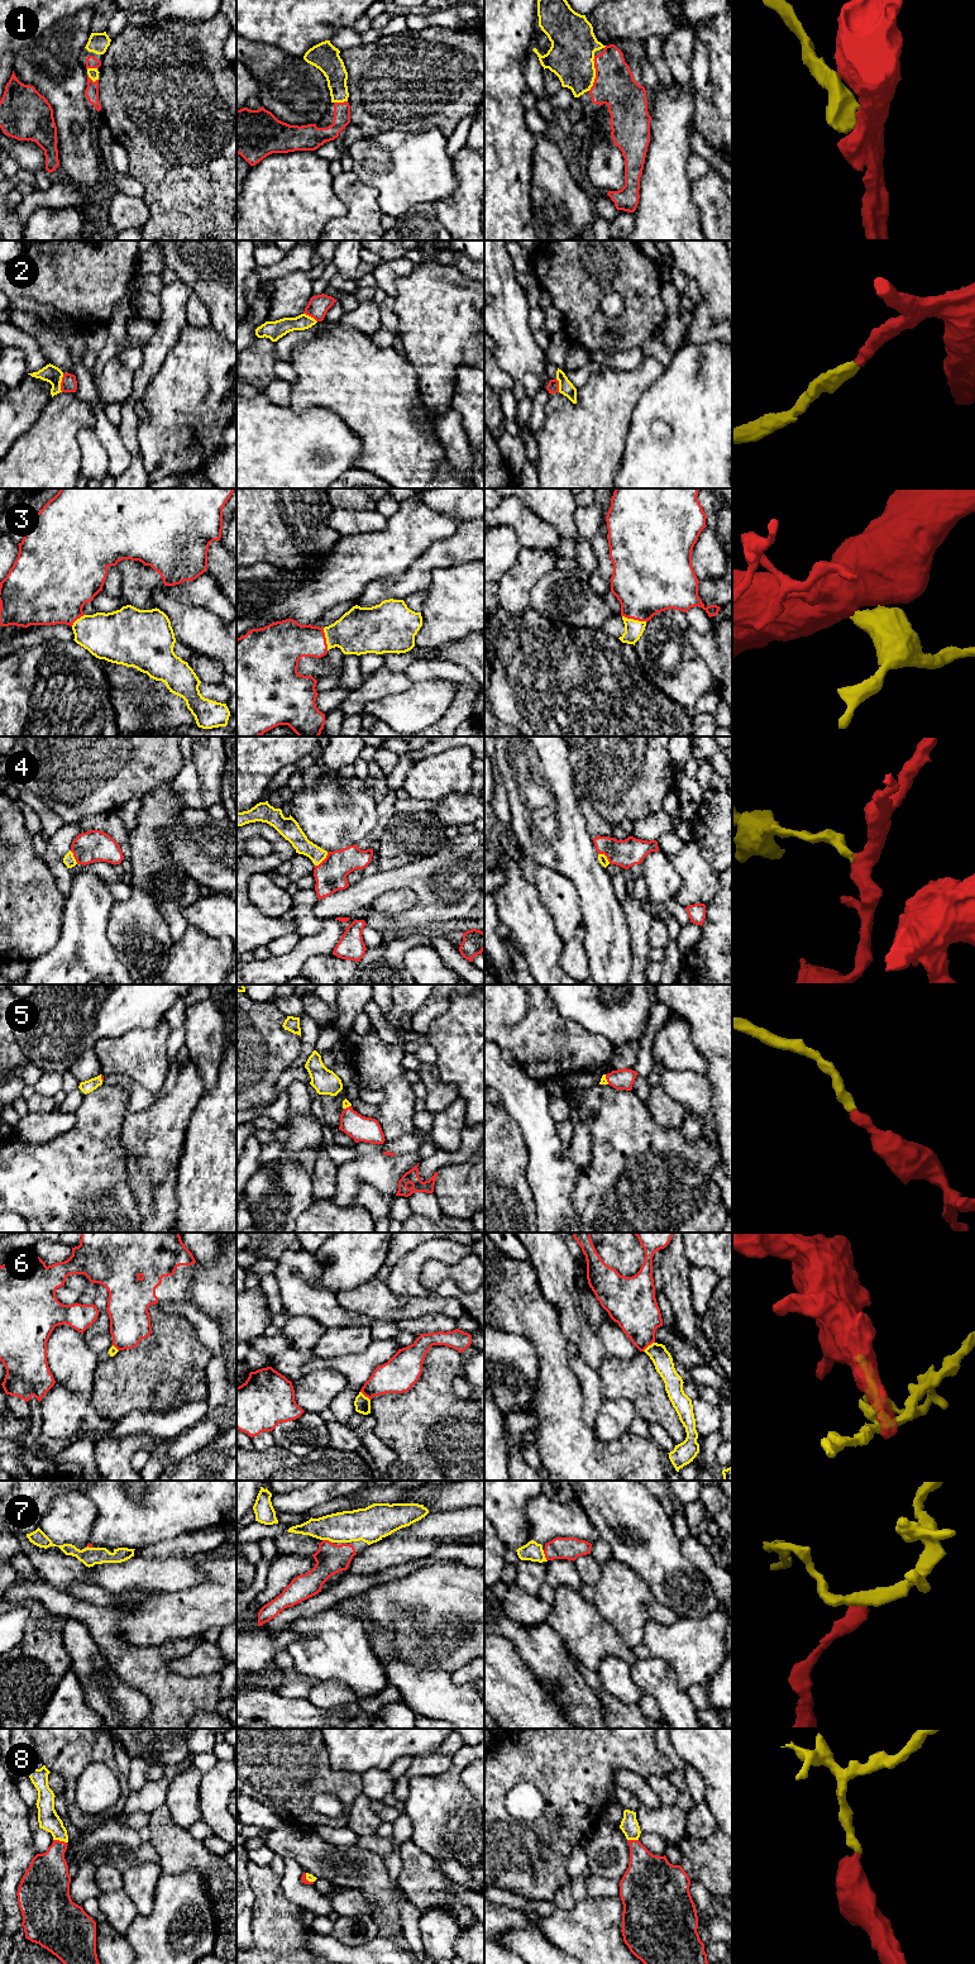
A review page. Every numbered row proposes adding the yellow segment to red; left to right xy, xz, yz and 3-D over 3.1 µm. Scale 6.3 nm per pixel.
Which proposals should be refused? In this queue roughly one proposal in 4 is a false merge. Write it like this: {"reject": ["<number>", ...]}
{"reject": ["6"]}

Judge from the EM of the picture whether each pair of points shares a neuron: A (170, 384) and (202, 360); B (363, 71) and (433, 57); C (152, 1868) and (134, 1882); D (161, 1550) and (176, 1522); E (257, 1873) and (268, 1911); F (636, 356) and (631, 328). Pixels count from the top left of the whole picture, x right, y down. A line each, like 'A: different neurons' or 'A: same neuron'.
A: same neuron
B: same neuron
C: same neuron
D: different neurons
E: same neuron
F: different neurons

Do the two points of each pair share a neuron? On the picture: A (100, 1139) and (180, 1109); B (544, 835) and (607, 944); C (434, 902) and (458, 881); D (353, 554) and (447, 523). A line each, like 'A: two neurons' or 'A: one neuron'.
A: two neurons
B: one neuron
C: one neuron
D: one neuron

